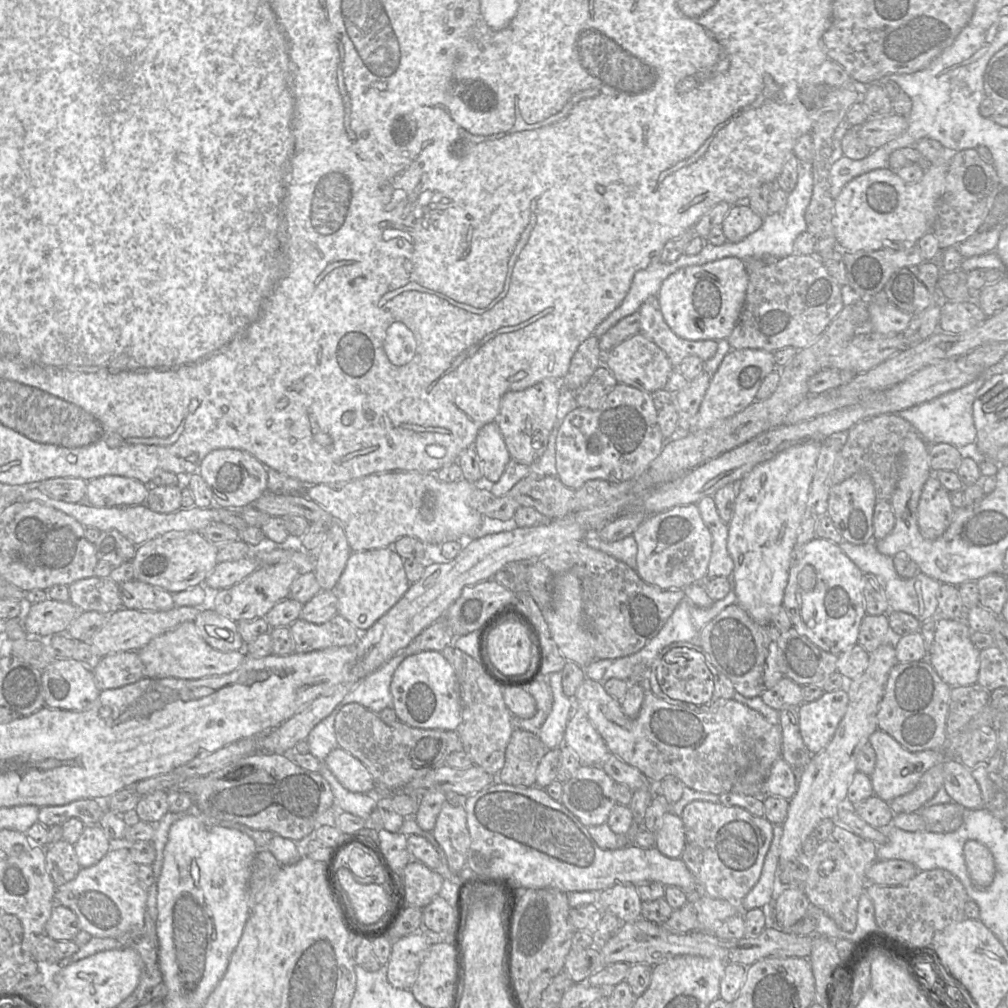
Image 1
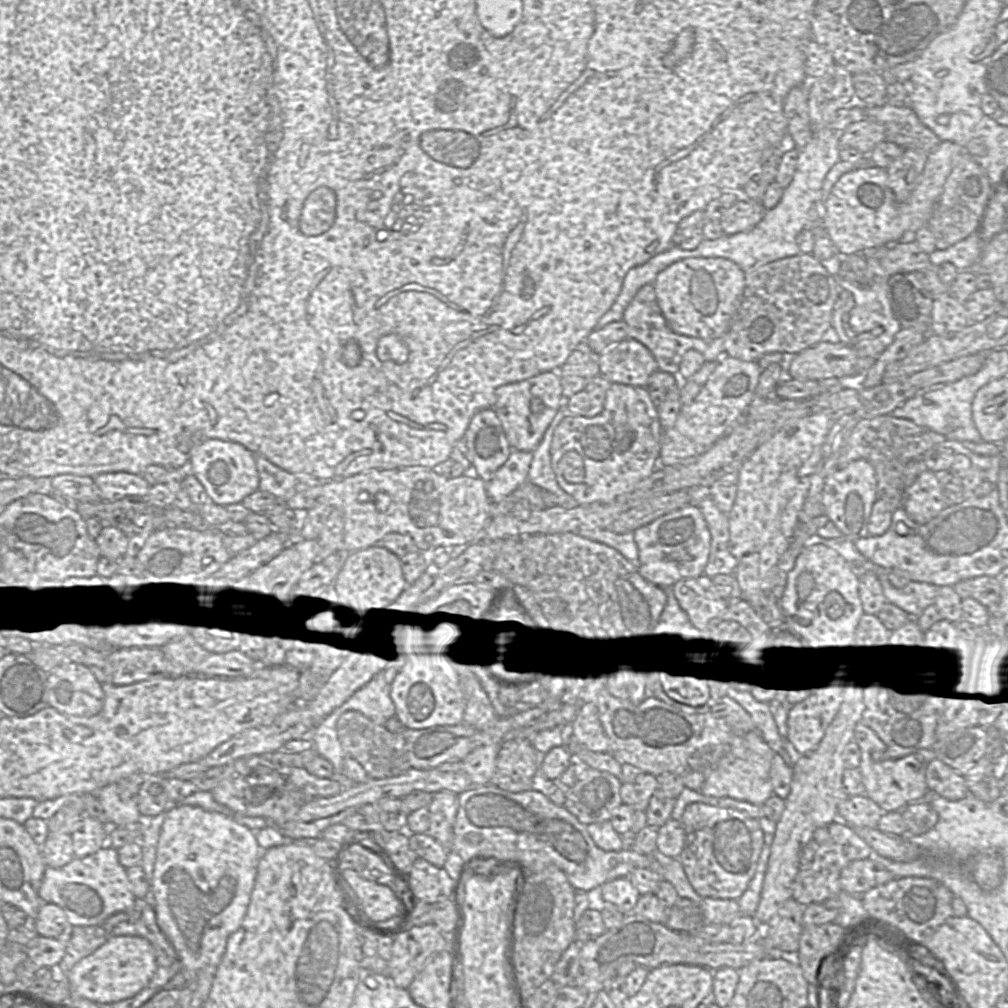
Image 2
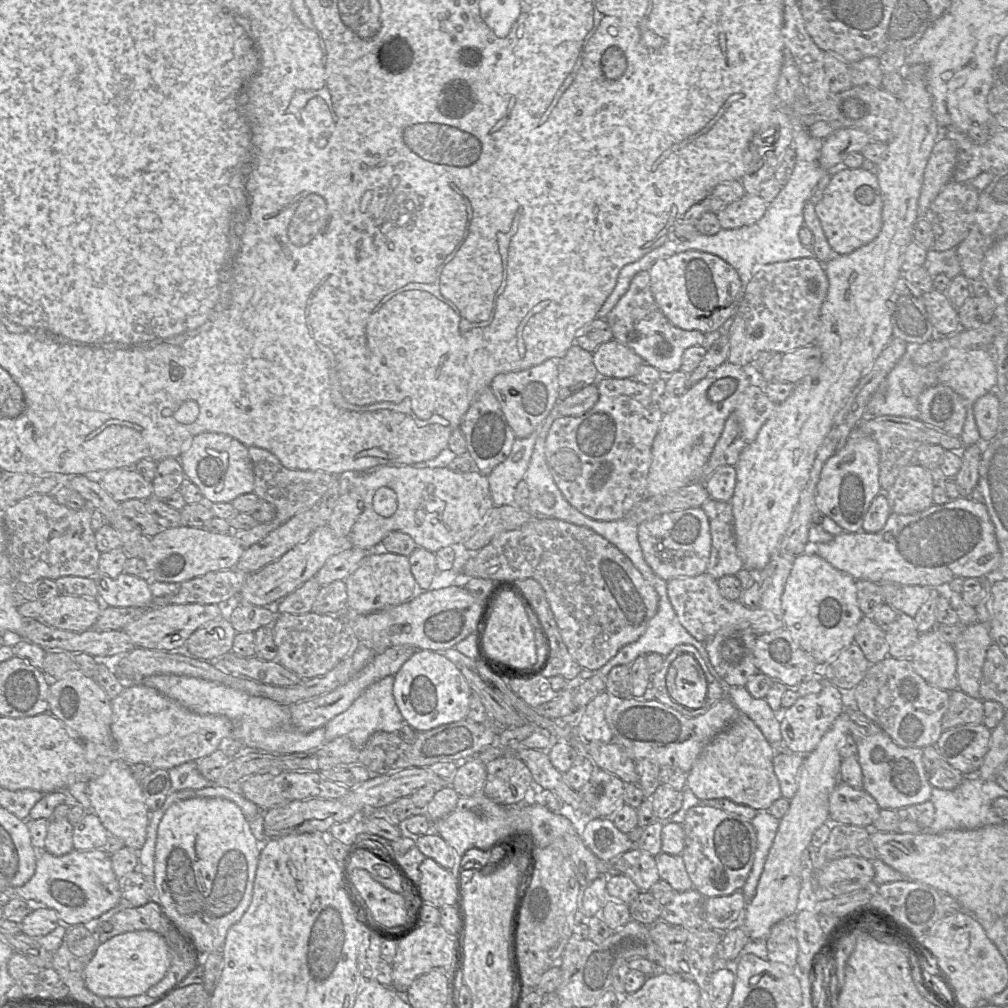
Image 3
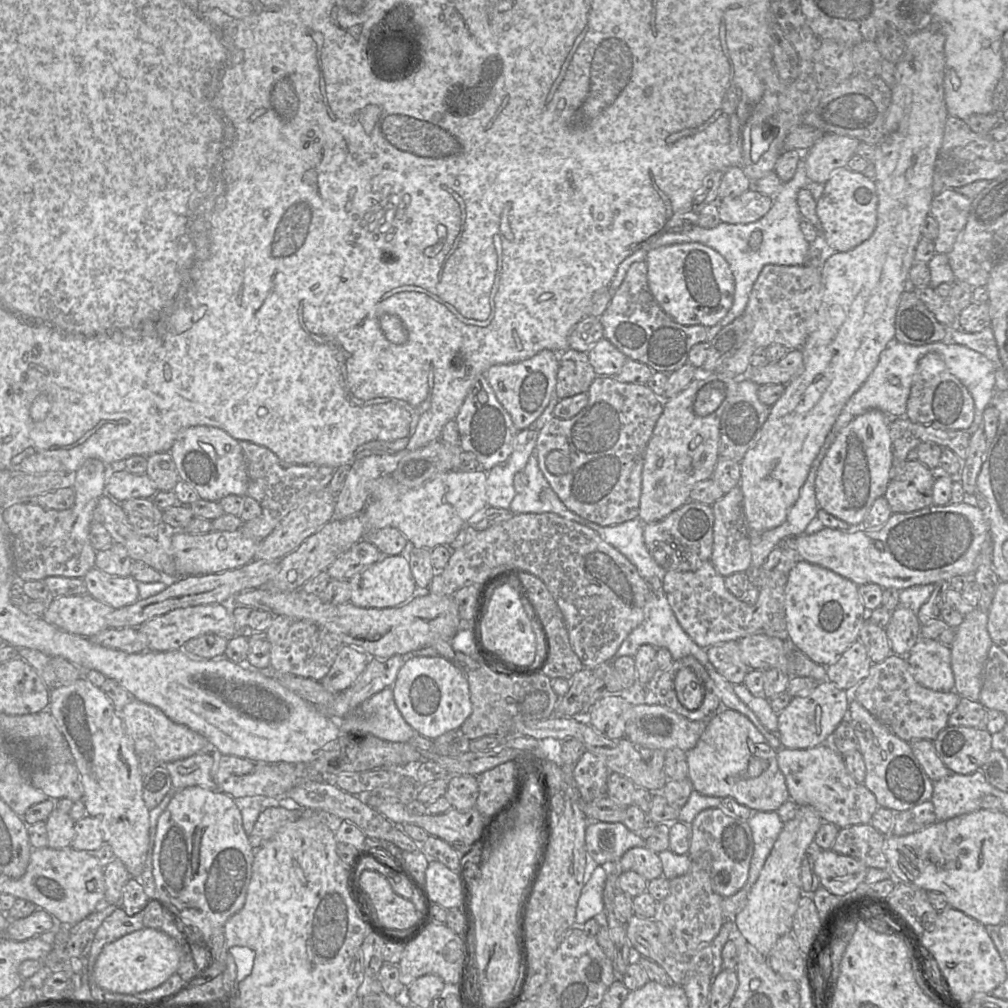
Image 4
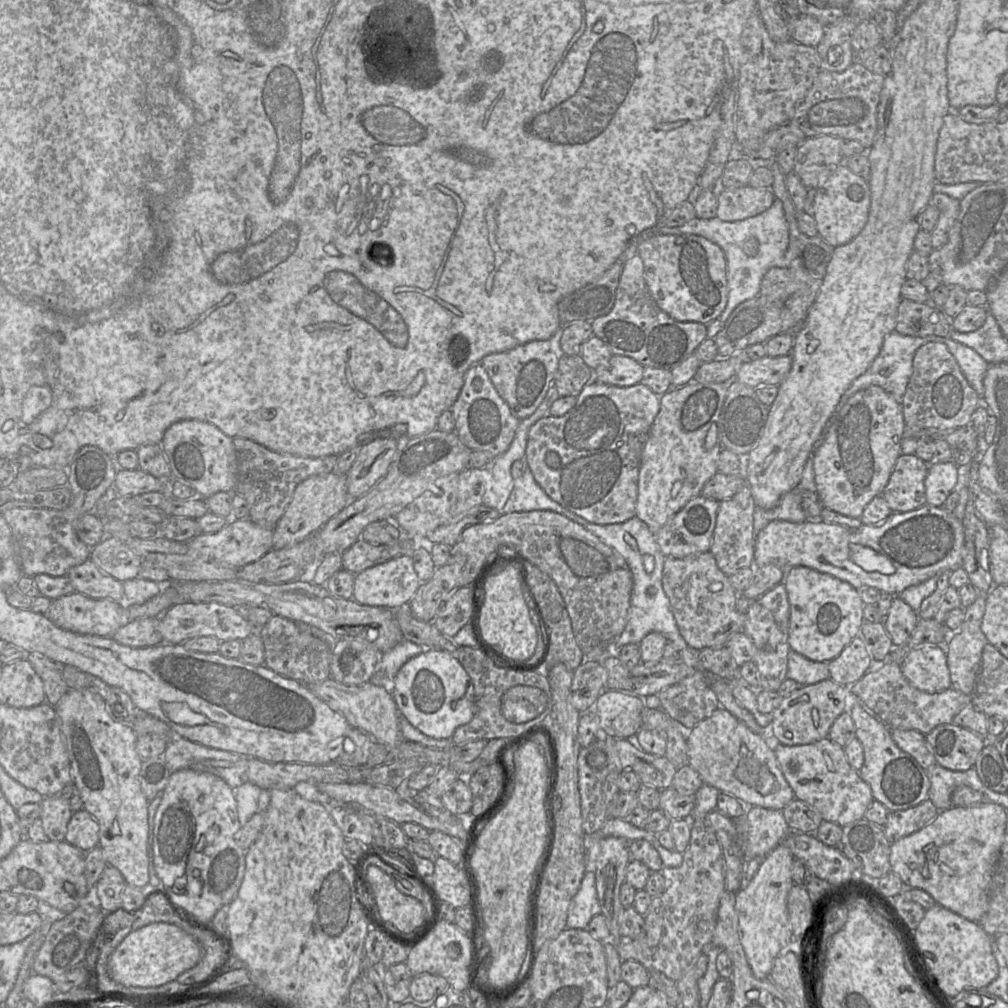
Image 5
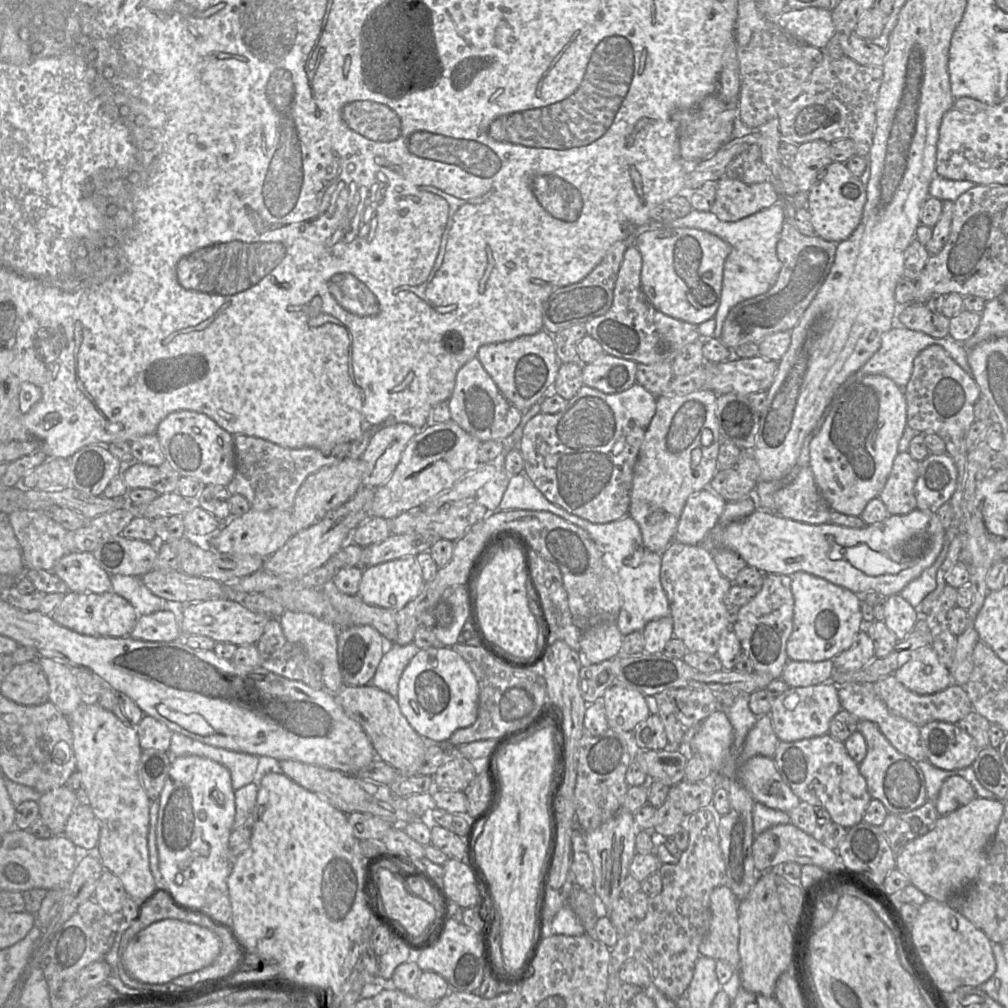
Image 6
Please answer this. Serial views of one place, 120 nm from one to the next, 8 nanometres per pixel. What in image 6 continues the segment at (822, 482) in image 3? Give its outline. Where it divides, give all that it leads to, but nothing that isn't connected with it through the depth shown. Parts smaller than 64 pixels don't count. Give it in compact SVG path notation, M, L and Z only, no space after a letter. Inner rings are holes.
M866 375L851 384L843 383L835 392L830 412L820 431L809 444L815 482L832 511L860 516L870 500L879 496L899 453L899 441L907 425L907 401L904 390L883 375Z

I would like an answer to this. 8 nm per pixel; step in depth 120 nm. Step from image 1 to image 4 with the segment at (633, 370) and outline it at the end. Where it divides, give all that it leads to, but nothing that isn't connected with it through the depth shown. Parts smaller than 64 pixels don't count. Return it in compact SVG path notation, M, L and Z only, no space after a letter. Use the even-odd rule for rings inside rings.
M605 338L596 342L587 354L597 376L616 377L627 360L627 357Z

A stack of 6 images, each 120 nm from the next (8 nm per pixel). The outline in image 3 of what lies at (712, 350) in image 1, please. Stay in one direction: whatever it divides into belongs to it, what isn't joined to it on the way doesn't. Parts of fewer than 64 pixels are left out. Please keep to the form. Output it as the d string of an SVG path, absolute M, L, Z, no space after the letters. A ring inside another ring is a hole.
M641 271L632 278L629 289L605 319L614 340L633 350L644 363L655 367L663 376L680 370L684 351L691 346L703 346L705 339L704 333L678 328L664 316L651 292L648 271Z

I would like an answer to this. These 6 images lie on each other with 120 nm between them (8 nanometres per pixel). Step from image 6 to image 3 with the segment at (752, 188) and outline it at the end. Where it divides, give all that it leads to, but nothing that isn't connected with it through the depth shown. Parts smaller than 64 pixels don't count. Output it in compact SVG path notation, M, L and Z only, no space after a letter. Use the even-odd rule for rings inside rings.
M745 193L742 198L727 205L717 213L723 229L735 229L756 223L768 208L759 194Z

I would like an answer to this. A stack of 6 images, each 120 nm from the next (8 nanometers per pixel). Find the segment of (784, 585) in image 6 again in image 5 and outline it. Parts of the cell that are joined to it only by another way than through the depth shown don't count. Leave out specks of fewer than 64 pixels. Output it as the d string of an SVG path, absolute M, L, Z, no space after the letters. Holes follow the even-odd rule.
M784 582L775 585L761 597L751 602L745 612L745 623L743 632L751 639L756 647L756 654L753 662L756 664L759 673L760 689L777 692L781 683L787 679L788 654L789 654L789 623L790 605Z

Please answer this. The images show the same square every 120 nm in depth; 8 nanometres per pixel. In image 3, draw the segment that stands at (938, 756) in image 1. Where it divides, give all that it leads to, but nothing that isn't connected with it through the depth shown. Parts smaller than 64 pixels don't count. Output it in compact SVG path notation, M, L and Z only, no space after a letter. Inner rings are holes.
M853 707L846 710L849 710L850 717L849 734L856 742L856 758L862 768L862 788L876 800L878 806L881 809L897 811L928 801L932 786L923 764L923 748L900 747L858 709Z

